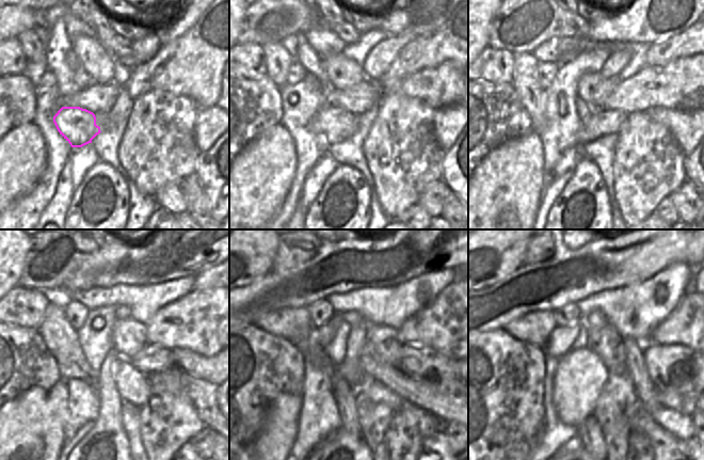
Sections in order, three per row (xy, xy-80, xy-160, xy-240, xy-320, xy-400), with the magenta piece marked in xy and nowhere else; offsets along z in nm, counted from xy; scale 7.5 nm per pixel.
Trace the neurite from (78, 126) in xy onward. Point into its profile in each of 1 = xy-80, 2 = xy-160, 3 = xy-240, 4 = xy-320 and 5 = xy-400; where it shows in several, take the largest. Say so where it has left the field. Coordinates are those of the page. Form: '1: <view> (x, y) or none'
1: xy-80 (331, 125)
2: xy-160 (602, 122)
3: xy-240 (153, 359)
4: xy-320 (418, 362)
5: xy-400 (673, 368)

